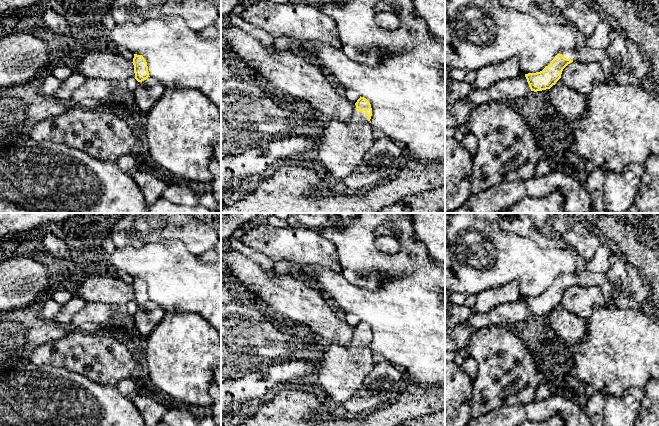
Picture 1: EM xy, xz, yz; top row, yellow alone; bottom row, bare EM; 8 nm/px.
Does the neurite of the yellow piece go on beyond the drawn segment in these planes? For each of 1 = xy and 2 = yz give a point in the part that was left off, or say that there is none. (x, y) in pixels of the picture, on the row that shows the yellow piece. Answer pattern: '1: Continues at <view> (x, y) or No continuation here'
1: No continuation here
2: Continues at yz (581, 53)

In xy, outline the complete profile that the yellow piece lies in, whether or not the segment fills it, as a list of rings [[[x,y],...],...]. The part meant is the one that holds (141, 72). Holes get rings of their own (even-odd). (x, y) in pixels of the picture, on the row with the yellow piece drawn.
[[[134,54],[133,58],[135,79],[138,82],[146,80],[149,76],[147,62],[142,55]]]

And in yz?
[[[578,33],[576,48],[573,51],[561,51],[542,71],[525,74],[531,91],[550,89],[561,78],[563,69],[573,61],[599,63],[607,81],[612,82],[615,69],[612,59],[605,50],[588,48],[585,41],[586,36]]]

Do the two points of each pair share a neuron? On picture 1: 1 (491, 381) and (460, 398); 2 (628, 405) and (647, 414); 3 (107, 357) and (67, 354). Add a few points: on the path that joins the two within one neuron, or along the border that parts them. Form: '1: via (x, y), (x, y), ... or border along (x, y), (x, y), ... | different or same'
1: border along (471, 382), (472, 415) | different
2: border along (642, 389), (642, 401), (639, 404), (636, 415) | different
3: via (97, 357), (89, 354), (77, 354) | same

